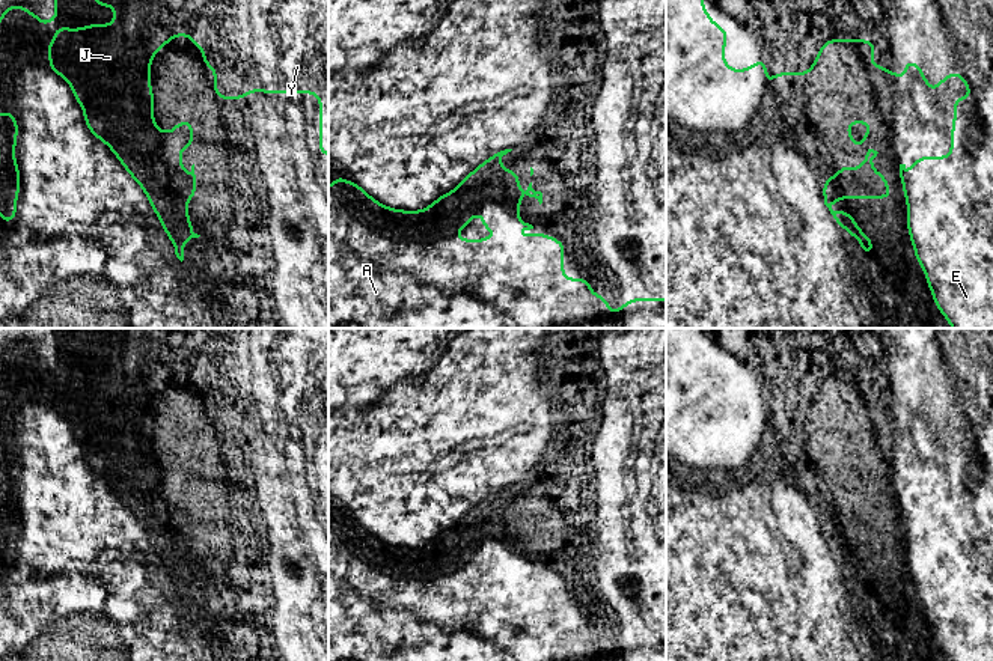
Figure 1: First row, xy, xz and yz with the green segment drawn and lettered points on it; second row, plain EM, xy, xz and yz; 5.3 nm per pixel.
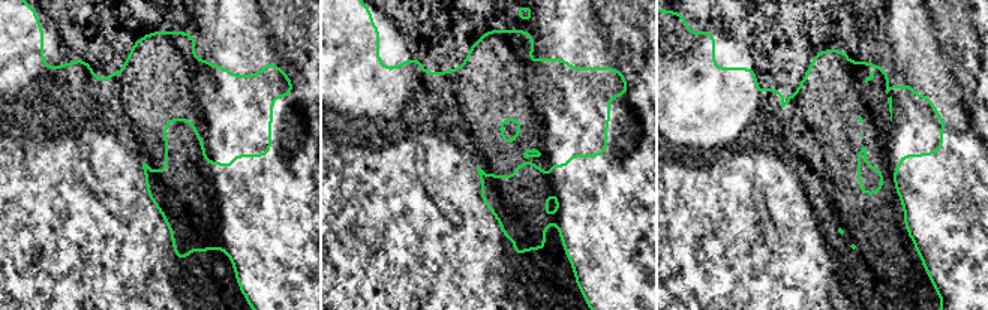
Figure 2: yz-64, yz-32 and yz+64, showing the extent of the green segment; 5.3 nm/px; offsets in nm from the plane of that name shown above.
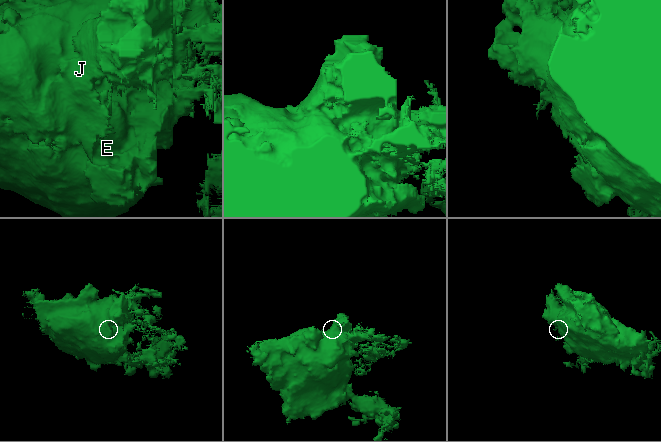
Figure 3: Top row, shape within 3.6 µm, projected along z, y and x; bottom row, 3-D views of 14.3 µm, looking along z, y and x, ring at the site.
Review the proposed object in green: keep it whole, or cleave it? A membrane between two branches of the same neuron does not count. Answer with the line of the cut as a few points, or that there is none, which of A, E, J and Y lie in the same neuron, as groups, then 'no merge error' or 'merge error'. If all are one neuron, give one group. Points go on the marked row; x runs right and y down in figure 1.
no cut; A E J Y; no merge error

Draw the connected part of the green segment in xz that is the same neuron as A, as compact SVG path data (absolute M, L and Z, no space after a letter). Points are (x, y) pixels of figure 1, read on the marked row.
M512 149L500 151L472 173L469 173L460 185L449 193L442 194L435 202L422 211L392 209L372 199L360 185L348 182L335 175L335 187L328 185L328 328L666 328L666 298L631 298L621 306L619 310L609 312L609 300L600 294L591 294L591 283L583 279L564 277L564 250L561 238L551 239L550 233L535 233L532 238L502 238L493 236L487 239L451 239L451 235L464 229L475 214L482 211L482 227L485 230L530 230L532 224L517 217L521 197L526 194L542 203L542 193L532 188L532 182L521 194L517 170L503 170L500 167L502 157Z

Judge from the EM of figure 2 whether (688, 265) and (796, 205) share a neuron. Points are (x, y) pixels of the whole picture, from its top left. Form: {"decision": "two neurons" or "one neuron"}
{"decision": "one neuron"}

